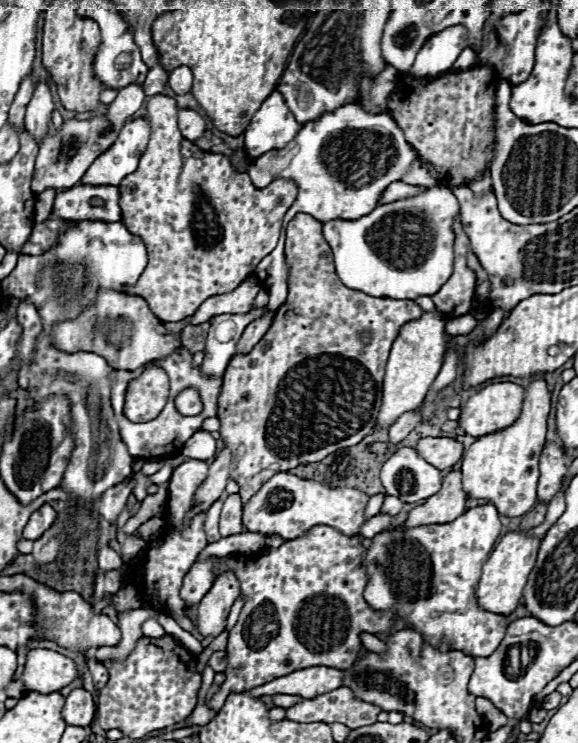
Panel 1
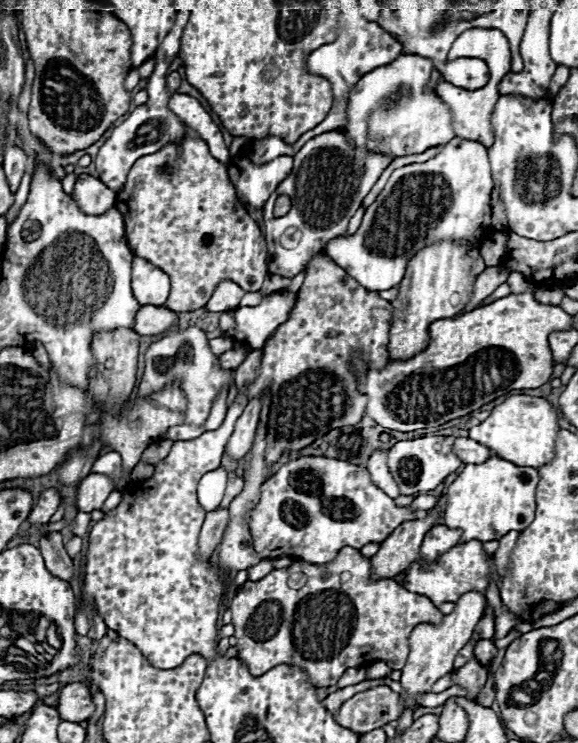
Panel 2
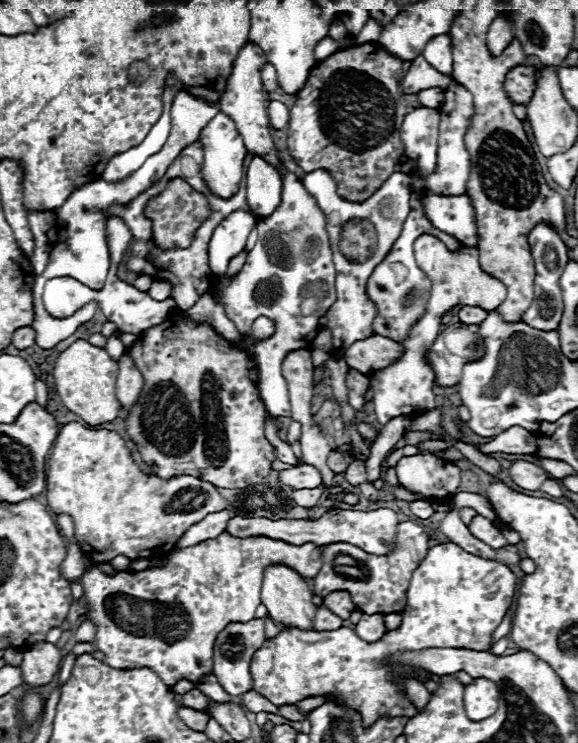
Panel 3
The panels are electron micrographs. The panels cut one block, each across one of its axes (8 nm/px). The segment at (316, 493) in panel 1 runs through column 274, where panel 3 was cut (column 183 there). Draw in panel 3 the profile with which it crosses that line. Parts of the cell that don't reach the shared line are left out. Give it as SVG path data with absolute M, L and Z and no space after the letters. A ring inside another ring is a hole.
M78 422L66 424L50 450L48 460L48 506L52 514L68 514L74 522L74 538L88 560L102 564L122 554L126 558L162 558L168 554L180 536L206 514L226 508L225 499L209 482L194 476L174 476L160 480L154 474L146 474L128 454L124 440L110 430L90 430Z

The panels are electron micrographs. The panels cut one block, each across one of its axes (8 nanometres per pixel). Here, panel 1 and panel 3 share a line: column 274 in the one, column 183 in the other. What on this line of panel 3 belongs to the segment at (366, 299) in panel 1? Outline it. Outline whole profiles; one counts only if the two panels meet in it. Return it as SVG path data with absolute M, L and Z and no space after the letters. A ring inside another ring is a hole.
M174 310L162 324L140 334L128 352L142 372L144 386L138 402L124 418L126 432L138 446L144 462L154 466L156 476L168 480L188 474L220 488L250 488L270 474L276 452L264 434L268 410L258 390L260 372L256 360L246 350L222 338L212 324L194 324L184 312Z

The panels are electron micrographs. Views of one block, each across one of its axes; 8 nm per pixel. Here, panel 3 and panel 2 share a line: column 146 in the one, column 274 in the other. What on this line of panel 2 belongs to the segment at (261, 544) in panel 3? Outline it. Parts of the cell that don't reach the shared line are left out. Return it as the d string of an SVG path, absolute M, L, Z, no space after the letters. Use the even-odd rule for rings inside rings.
M344 546L336 558L328 564L310 564L294 560L288 568L272 570L258 582L244 582L230 606L234 638L238 648L238 660L244 662L248 672L256 678L268 670L288 664L308 674L310 684L316 688L334 686L348 668L368 666L376 660L386 662L392 670L400 670L408 658L408 636L414 626L422 622L438 624L442 612L432 604L430 598L408 592L402 584L392 578L372 578L370 558L364 558L360 550ZM292 572L306 576L306 584L300 590L288 586Z

